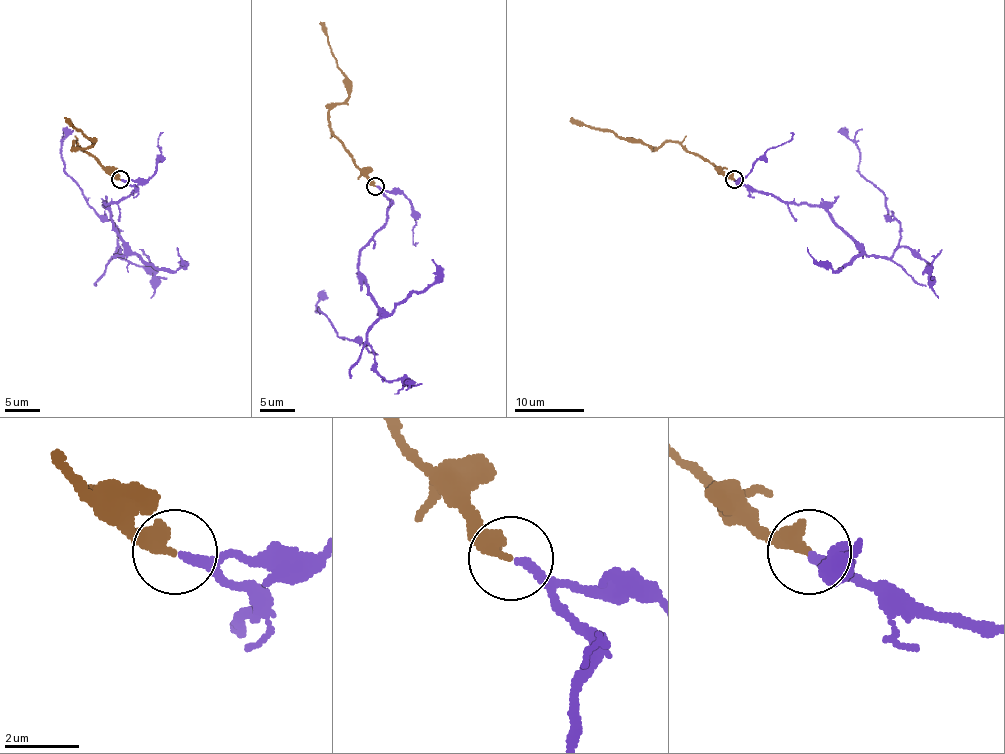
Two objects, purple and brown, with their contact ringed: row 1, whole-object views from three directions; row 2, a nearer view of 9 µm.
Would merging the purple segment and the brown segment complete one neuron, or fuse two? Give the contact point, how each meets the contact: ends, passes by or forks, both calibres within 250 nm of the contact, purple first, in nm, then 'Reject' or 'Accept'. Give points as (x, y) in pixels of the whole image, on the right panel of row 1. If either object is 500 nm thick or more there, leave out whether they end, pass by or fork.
Place: (734, 179). At the ring purple ends. At the ring brown ends. Thickness 240 nm (purple) against 320 nm. Accept

